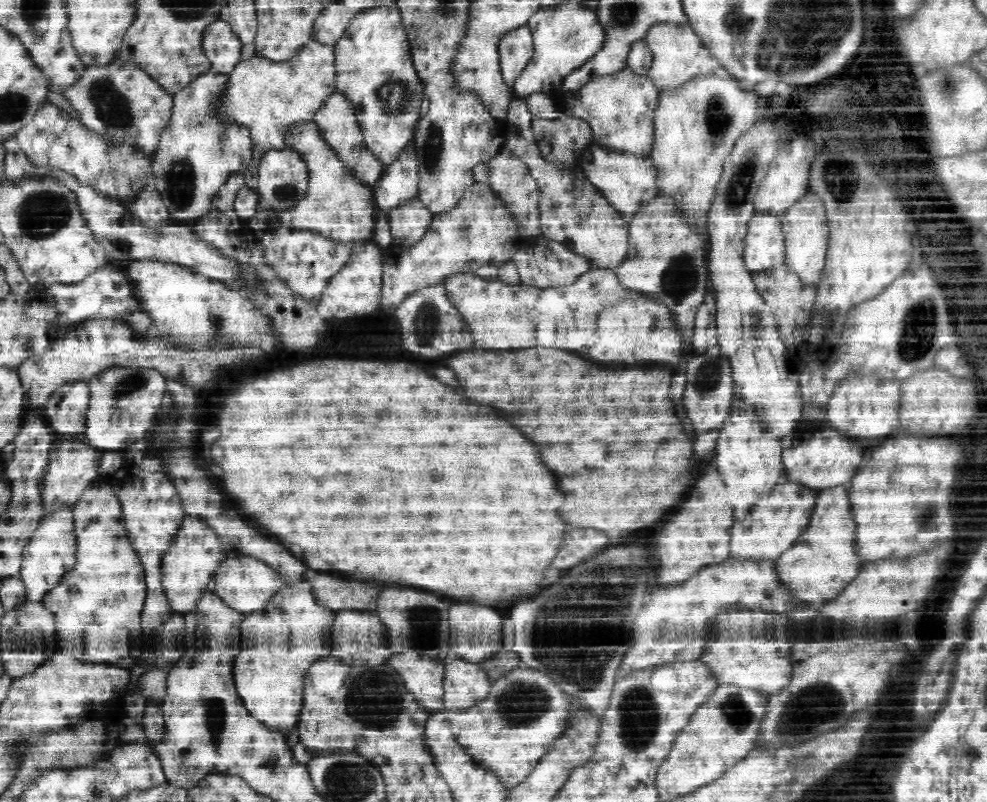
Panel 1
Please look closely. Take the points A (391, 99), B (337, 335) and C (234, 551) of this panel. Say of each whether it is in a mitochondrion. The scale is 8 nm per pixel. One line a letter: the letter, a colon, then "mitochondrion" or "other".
A: mitochondrion
B: other
C: other

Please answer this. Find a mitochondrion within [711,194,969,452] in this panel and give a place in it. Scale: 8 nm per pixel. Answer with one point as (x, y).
(918, 335)

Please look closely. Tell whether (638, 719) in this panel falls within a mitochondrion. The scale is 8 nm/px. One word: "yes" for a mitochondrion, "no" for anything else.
yes

